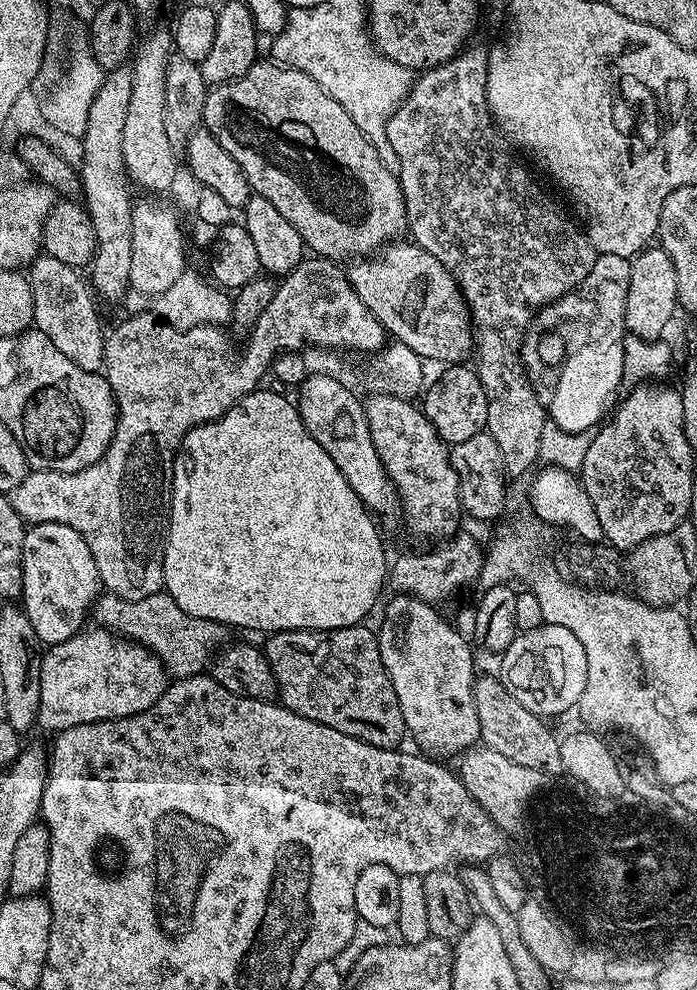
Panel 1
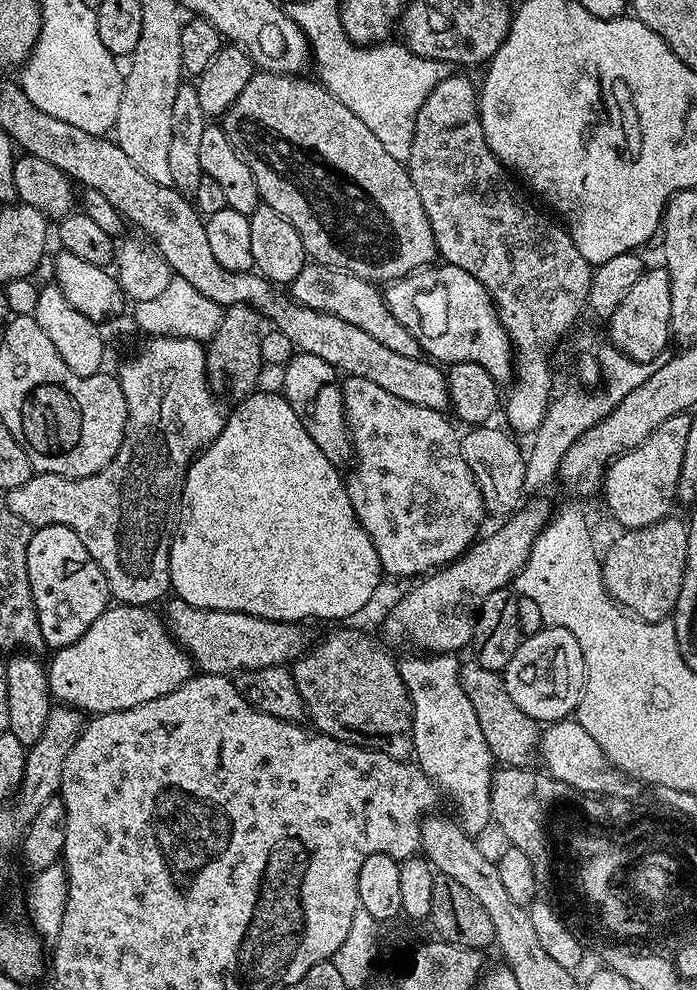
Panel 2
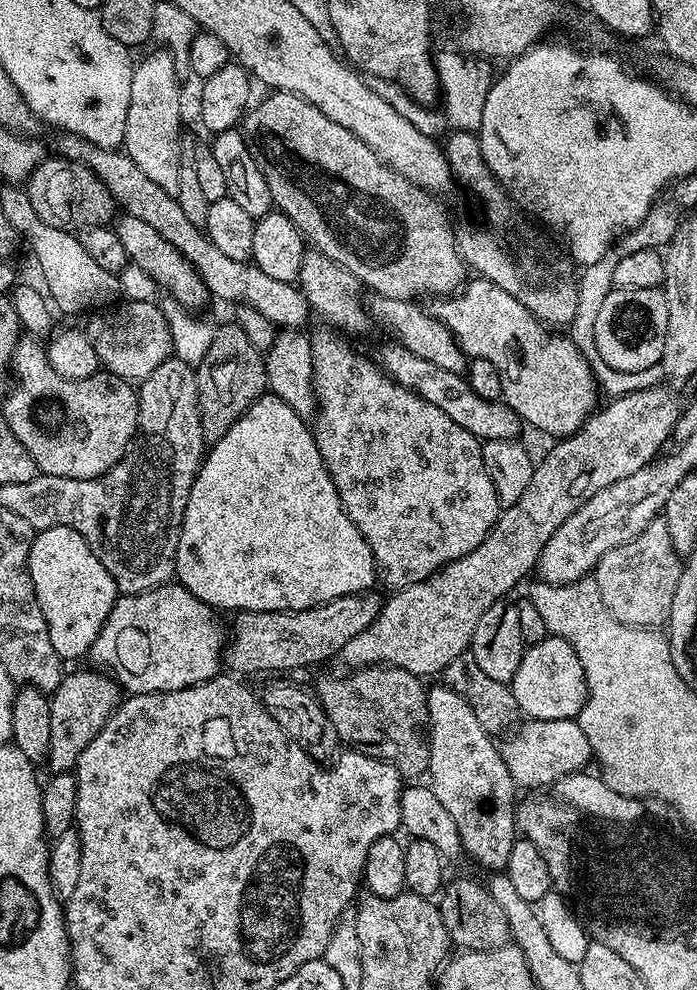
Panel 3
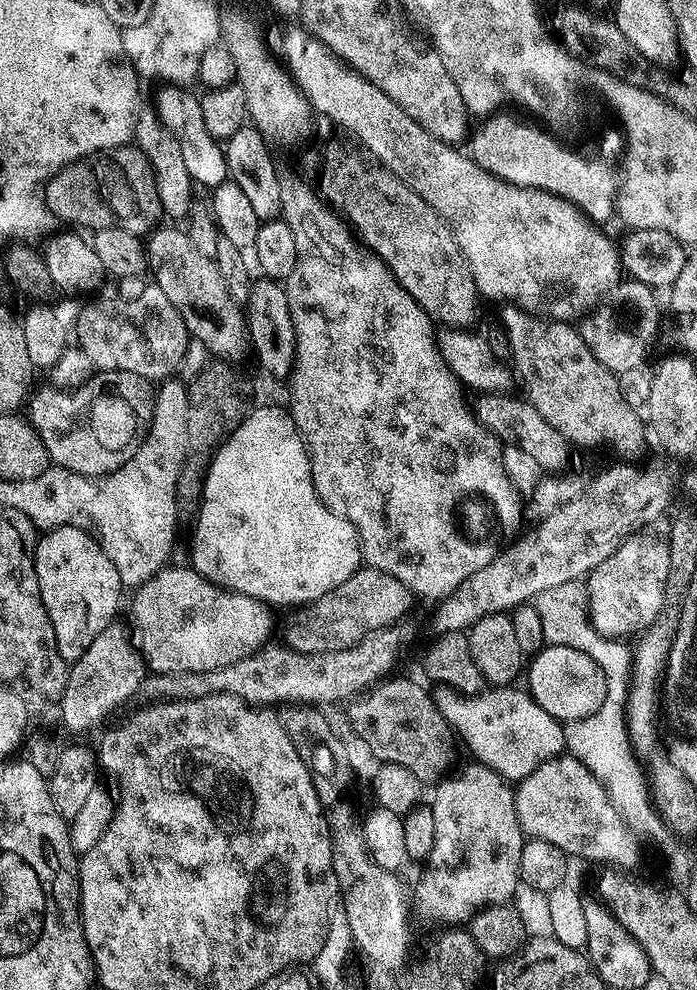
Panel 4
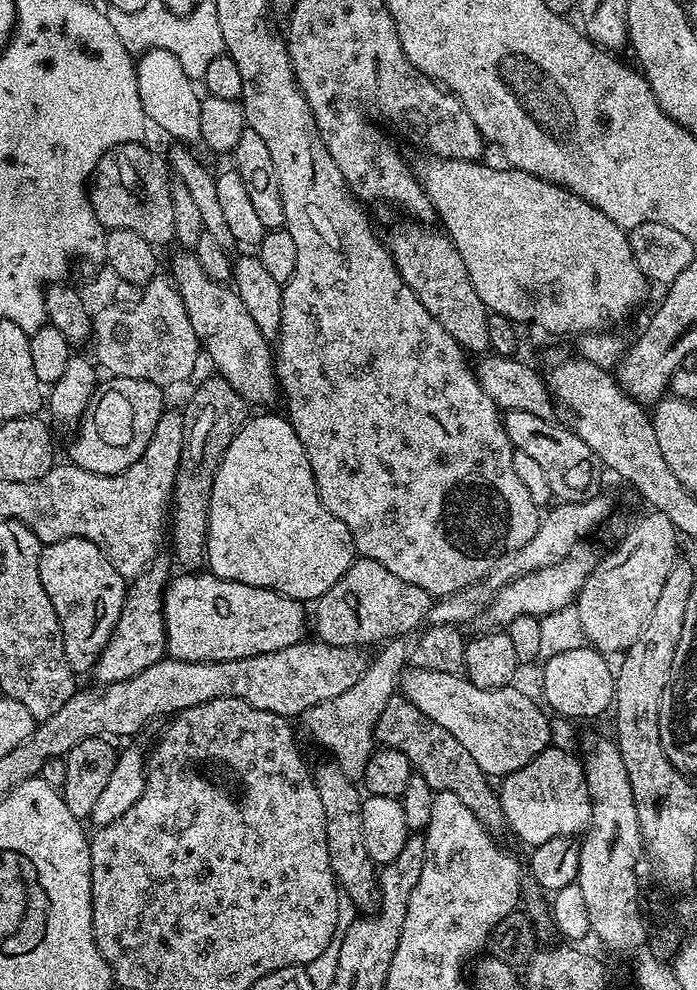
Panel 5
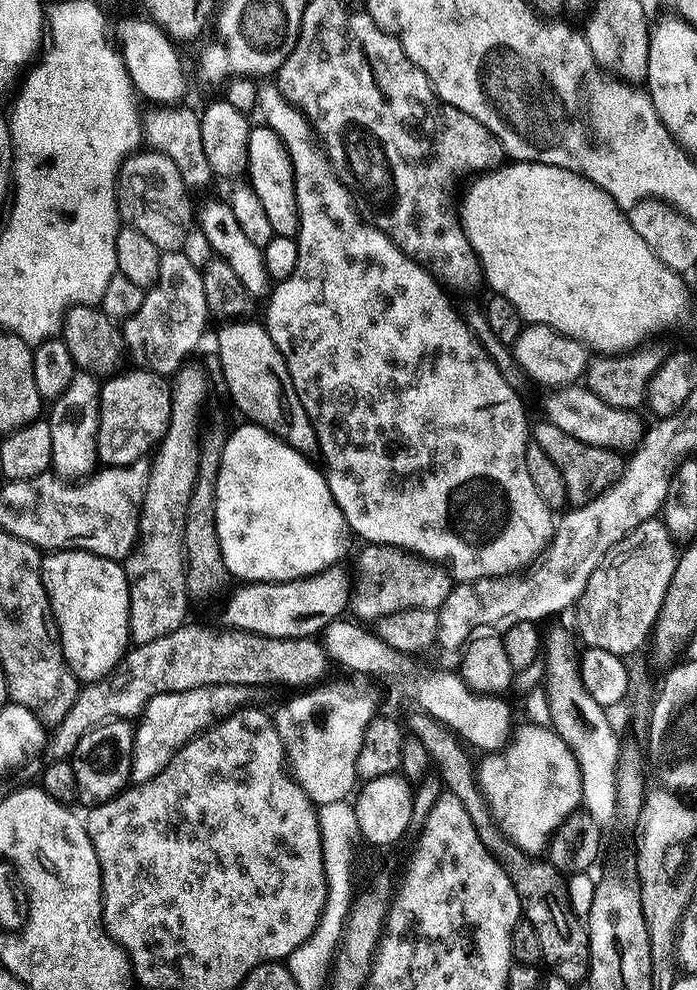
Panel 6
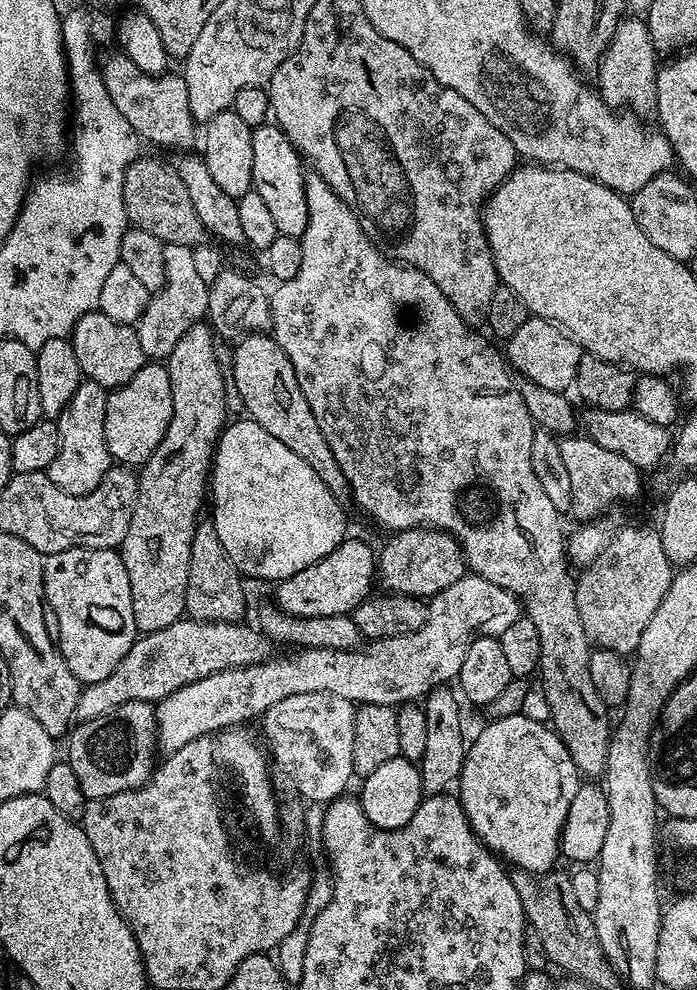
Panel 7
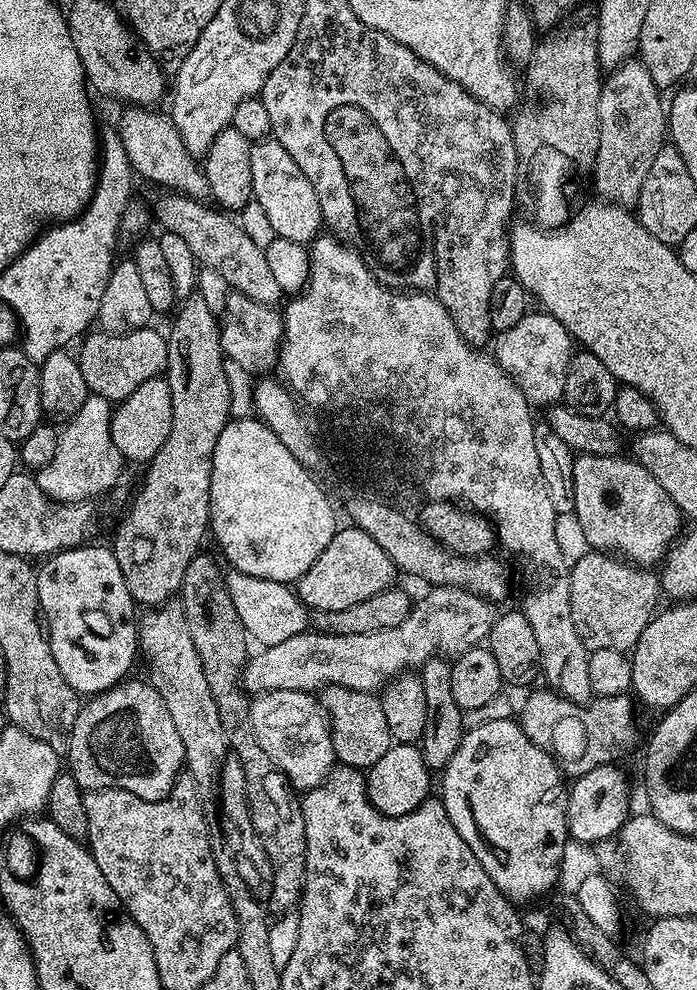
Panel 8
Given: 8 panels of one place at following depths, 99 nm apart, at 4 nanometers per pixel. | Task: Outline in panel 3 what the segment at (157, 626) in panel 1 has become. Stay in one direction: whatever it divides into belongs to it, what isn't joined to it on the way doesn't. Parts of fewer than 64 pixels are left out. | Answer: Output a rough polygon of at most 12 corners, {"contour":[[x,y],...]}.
{"contour":[[355,592],[297,612],[236,612],[233,673],[292,674],[378,618]]}

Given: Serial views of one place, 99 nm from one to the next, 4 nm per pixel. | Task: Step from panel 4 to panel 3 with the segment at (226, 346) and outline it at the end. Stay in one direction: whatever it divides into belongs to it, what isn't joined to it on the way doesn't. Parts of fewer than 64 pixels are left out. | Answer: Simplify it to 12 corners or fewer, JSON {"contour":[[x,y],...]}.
{"contour":[[127,214],[114,227],[129,261],[198,310],[208,287],[182,253]]}

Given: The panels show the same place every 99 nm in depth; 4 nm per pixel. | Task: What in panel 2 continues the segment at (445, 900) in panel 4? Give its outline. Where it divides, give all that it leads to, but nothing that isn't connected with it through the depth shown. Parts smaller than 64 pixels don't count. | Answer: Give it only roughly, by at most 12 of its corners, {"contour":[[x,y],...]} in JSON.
{"contour":[[452,654],[399,661],[415,763],[465,832],[492,819],[494,757]]}

